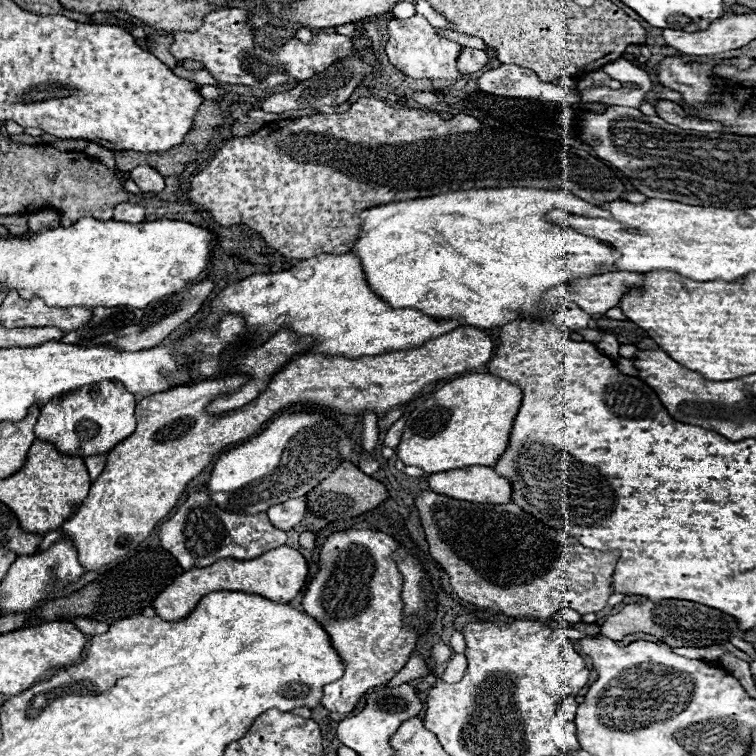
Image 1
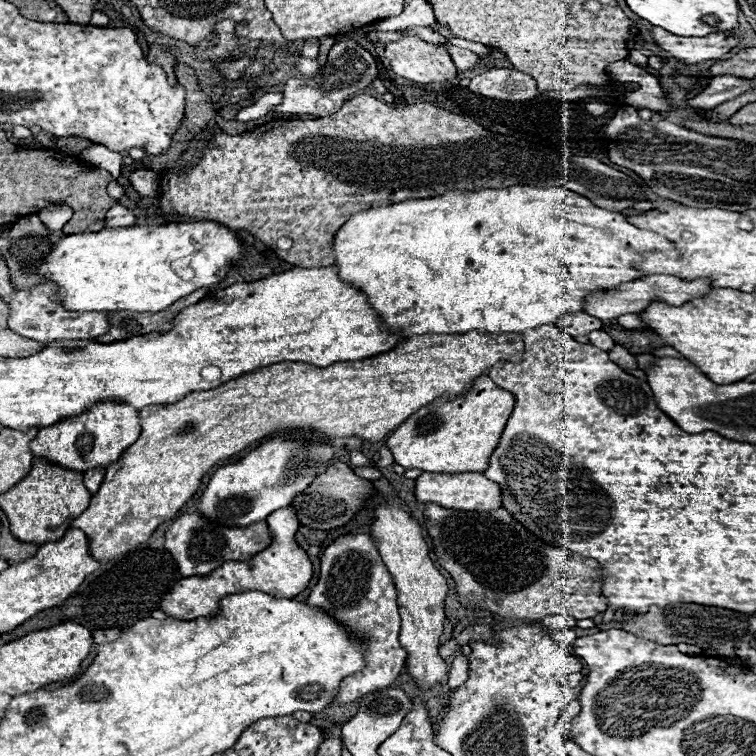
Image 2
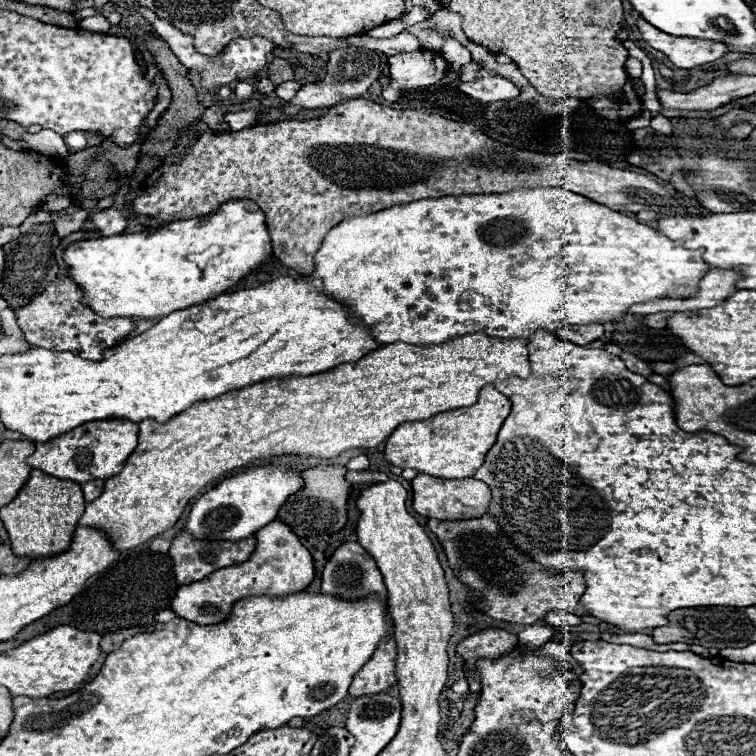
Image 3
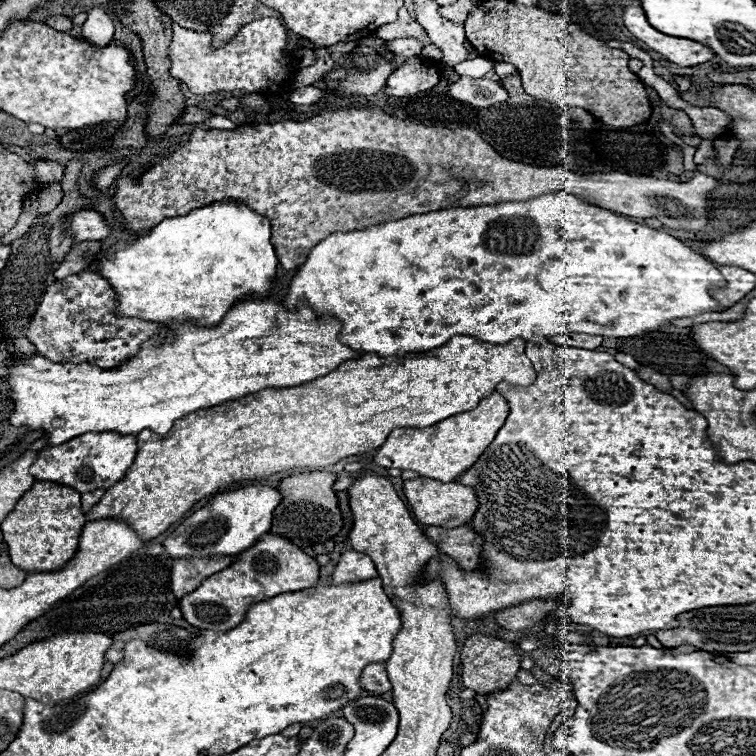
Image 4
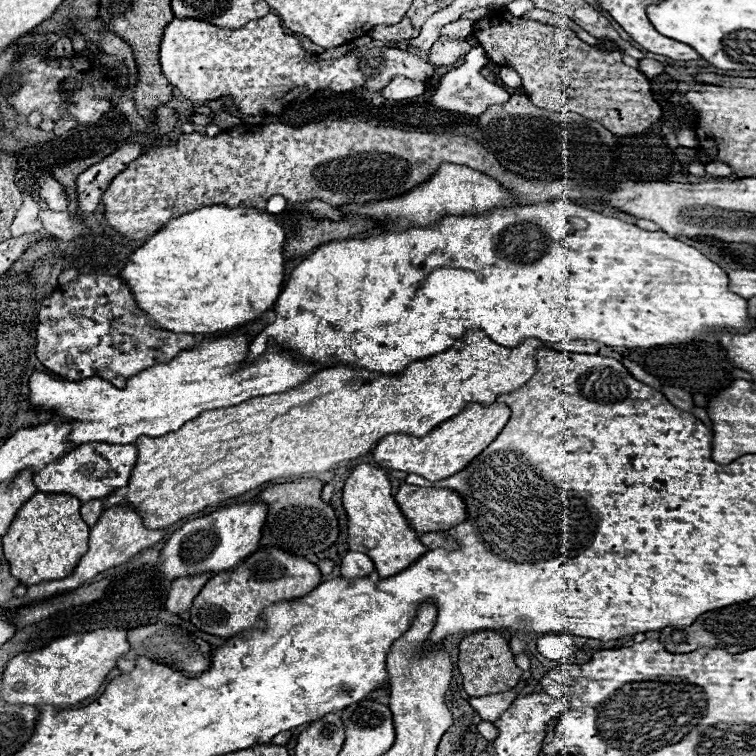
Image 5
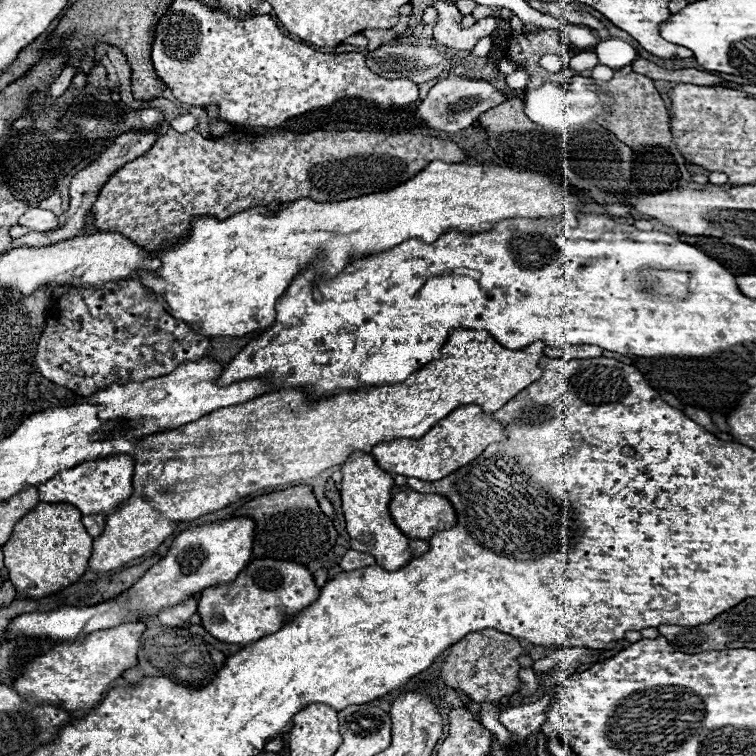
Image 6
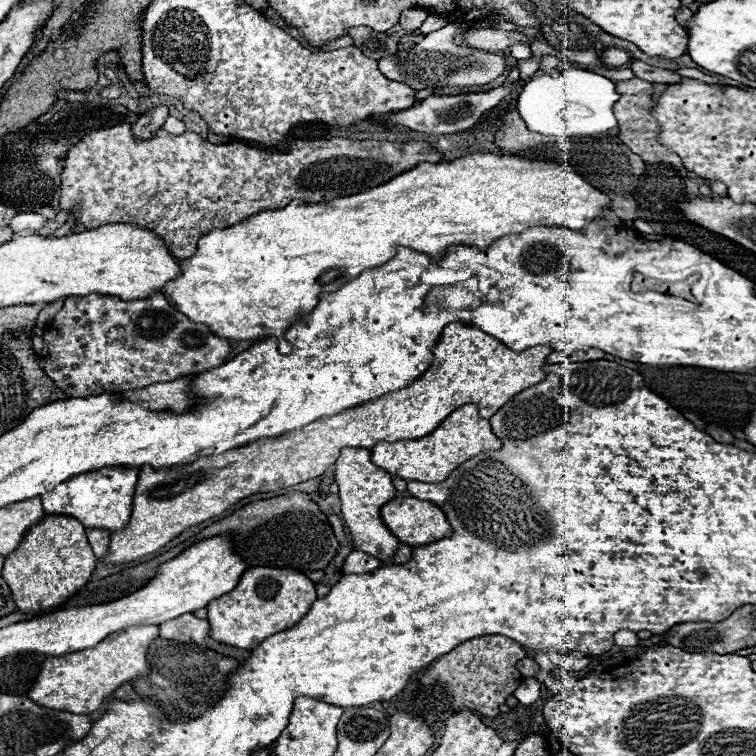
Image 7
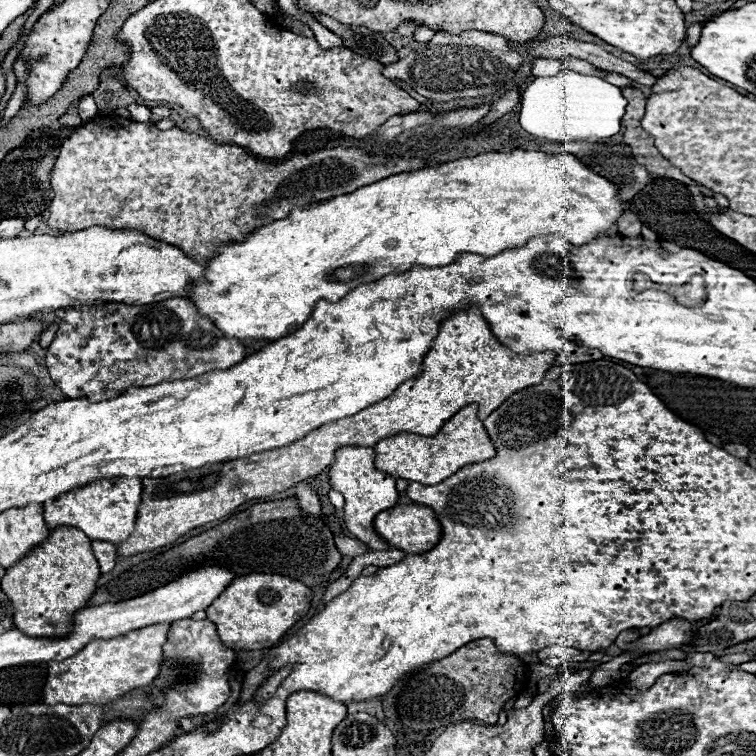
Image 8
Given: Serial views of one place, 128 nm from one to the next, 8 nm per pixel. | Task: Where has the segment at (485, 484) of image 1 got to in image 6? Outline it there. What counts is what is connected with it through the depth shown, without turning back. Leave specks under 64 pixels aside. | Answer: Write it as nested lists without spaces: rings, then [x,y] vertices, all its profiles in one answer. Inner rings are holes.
[[[414,490],[398,492],[390,502],[390,514],[394,524],[410,540],[428,540],[456,526],[454,508],[438,494],[418,494]]]

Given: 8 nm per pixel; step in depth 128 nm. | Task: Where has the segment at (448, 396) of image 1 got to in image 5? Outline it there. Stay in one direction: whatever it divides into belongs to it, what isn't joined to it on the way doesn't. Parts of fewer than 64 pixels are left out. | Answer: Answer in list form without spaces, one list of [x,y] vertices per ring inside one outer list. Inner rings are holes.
[[[494,402],[492,406],[468,404],[460,414],[438,424],[428,436],[414,438],[406,434],[384,436],[374,448],[374,460],[378,466],[388,470],[402,470],[406,474],[418,474],[426,480],[448,478],[462,470],[470,460],[474,460],[508,424],[510,410],[504,404]]]

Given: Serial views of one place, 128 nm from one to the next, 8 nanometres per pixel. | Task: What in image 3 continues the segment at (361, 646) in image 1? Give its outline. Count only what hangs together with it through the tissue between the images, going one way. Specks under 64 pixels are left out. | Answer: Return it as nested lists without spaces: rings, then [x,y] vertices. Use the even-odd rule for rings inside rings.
[[[348,542],[336,548],[328,564],[324,566],[322,572],[322,594],[334,594],[344,600],[358,600],[368,594],[378,594],[380,598],[386,598],[386,586],[382,582],[382,574],[374,562],[374,558],[358,544],[358,542]],[[388,638],[380,642],[374,656],[360,668],[360,672],[354,676],[354,682],[350,686],[350,696],[368,696],[368,694],[380,694],[396,684],[396,644],[394,638]]]

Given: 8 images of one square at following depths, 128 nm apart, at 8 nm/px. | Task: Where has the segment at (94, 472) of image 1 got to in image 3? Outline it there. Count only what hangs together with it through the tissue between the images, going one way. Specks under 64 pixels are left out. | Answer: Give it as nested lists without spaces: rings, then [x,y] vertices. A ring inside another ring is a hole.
[[[88,482],[86,486],[82,486],[82,492],[84,492],[84,500],[86,502],[92,502],[96,500],[104,490],[104,482]]]

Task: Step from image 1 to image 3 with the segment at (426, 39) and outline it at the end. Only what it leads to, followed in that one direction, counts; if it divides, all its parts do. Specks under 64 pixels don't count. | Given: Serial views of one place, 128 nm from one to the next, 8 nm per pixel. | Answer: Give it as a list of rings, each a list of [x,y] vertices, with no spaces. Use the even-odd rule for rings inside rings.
[[[426,48],[389,57],[390,82],[382,91],[383,98],[396,102],[404,90],[424,88],[440,82],[448,72],[448,62],[436,58],[438,54]]]

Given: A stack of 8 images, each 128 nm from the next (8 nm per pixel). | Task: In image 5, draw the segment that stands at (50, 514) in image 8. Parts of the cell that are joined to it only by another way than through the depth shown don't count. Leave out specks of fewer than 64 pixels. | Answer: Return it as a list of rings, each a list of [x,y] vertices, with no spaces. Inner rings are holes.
[[[90,442],[90,446],[78,446],[70,454],[58,458],[58,462],[50,462],[46,470],[34,474],[34,484],[38,492],[70,494],[86,504],[90,500],[104,500],[114,490],[124,488],[134,464],[136,446],[106,446],[106,442]]]

